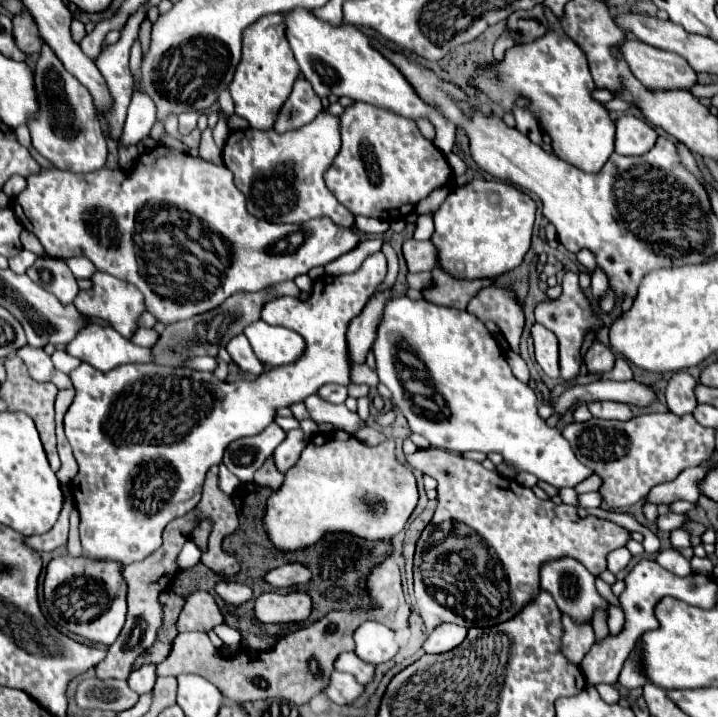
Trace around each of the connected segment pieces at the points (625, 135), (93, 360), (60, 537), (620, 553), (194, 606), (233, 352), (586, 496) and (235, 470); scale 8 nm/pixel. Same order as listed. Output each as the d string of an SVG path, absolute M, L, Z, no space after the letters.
M623 115L617 119L615 153L619 155L645 155L657 139L655 129L633 115Z
M89 324L85 329L81 329L77 333L77 337L67 343L65 351L85 363L91 363L95 369L101 369L101 371L109 371L121 363L150 363L153 362L153 355L148 348L139 347L129 339L121 336L116 330L111 327L104 327L99 324Z
M65 499L63 501L63 509L61 515L57 519L57 523L53 525L53 529L45 535L33 535L33 537L25 537L25 545L29 545L31 549L43 553L43 551L53 551L61 545L67 543L67 531L69 531L69 513L73 509L73 501Z
M619 547L619 549L615 549L615 551L611 551L611 553L607 555L607 563L609 563L607 569L617 575L621 569L627 567L629 561L631 561L631 553L629 553L625 547Z
M209 593L191 594L186 599L176 627L179 633L186 631L208 633L219 623L223 623L223 615L219 613L215 599Z
M245 335L233 337L233 339L229 341L229 345L227 345L227 351L229 351L231 359L233 359L243 371L247 371L247 373L251 373L251 375L259 375L259 373L263 371L263 365L259 363L259 359L257 359L257 355L253 353L253 349L251 349L251 345L249 345L249 341L247 341Z
M597 491L583 493L577 499L579 499L579 507L583 507L583 509L595 509L595 507L601 505L601 495Z
M271 423L263 433L255 437L233 441L225 449L223 463L235 477L239 477L241 483L251 483L253 473L271 457L271 453L283 439L285 431L277 423Z

